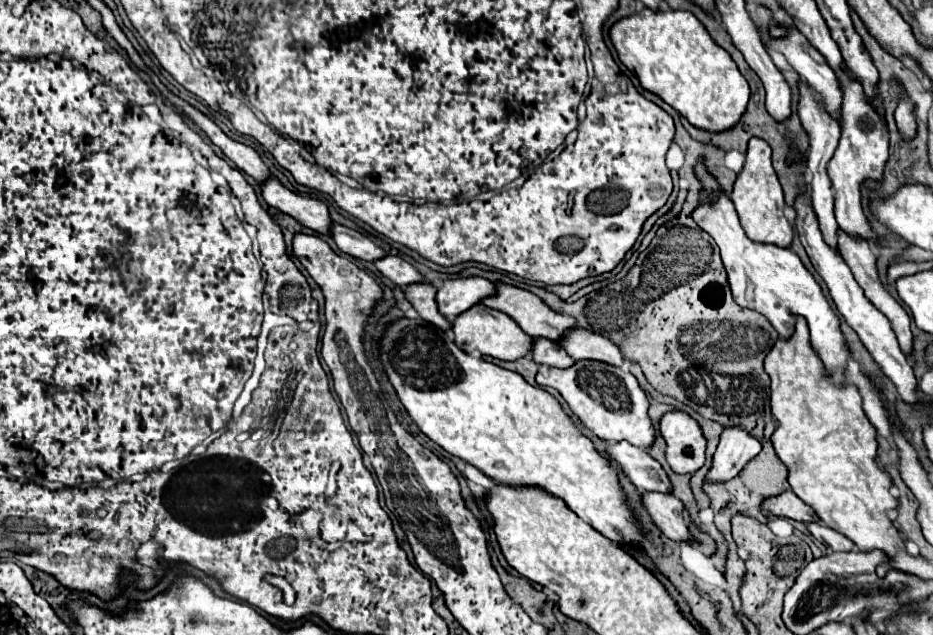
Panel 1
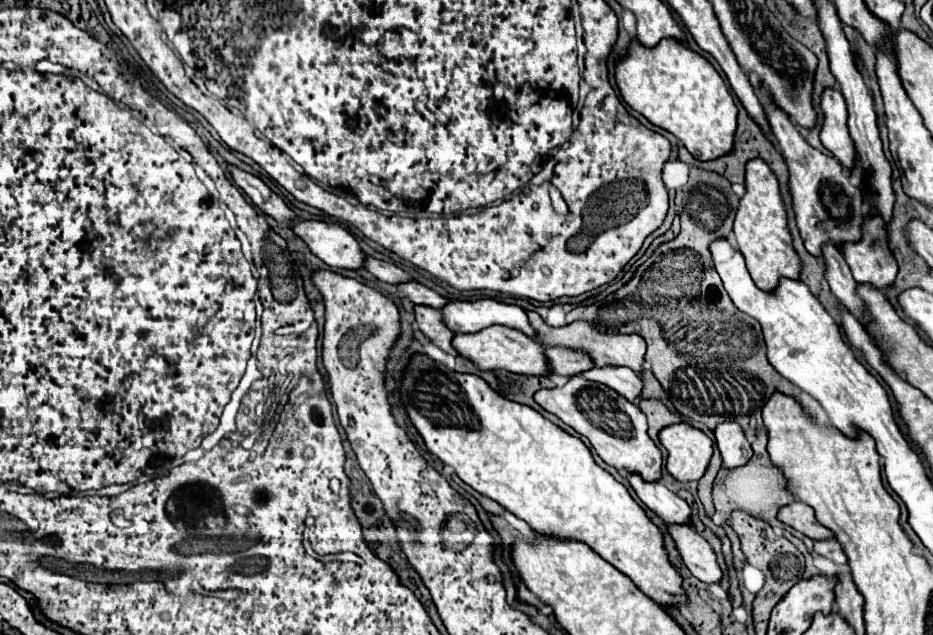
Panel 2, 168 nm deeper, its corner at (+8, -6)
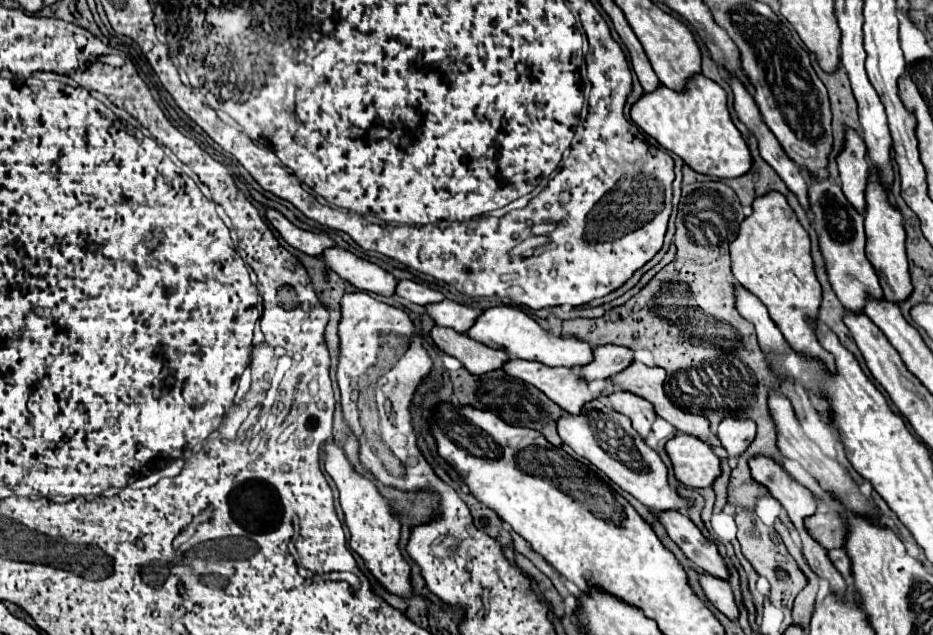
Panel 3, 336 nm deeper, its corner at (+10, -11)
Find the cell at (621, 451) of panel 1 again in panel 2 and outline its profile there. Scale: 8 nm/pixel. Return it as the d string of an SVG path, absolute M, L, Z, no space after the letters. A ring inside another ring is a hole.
M628 477L632 489L640 497L640 501L652 509L666 525L688 525L692 527L690 519L690 507L684 499L680 499L676 493L668 491L660 481L656 483L646 483L642 477Z

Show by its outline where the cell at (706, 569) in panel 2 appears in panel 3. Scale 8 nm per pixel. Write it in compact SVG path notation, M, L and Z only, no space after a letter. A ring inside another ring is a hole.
M698 570L698 580L700 580L700 586L706 594L706 598L722 612L726 614L728 618L736 618L738 616L738 608L734 604L734 598L732 598L732 590L730 590L730 584L728 582L722 582L722 578L710 578L710 574L706 574L704 570Z

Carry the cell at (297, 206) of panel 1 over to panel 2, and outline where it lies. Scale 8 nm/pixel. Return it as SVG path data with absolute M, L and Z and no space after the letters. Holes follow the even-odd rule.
M296 221L292 229L328 267L350 271L364 267L364 253L358 241L338 223L328 225L322 221Z

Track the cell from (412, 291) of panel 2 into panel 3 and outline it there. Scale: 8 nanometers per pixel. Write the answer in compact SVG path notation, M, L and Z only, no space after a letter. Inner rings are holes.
M442 300L442 302L436 302L434 306L424 306L424 310L438 326L448 326L458 332L466 332L480 314L480 310L468 308L452 300Z

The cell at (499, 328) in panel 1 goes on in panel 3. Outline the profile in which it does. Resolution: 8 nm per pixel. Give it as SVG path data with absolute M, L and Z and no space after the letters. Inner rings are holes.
M510 358L510 362L506 362L502 370L518 380L536 386L570 414L578 414L584 402L594 398L586 382L574 370L550 368L542 366L542 362L526 362L522 358Z

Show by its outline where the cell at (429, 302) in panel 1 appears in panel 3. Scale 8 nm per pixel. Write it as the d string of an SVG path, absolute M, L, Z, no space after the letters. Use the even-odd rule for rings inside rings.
M434 326L430 330L430 338L442 352L460 360L470 374L484 374L490 370L498 370L508 360L506 352L488 348L486 344L472 340L466 334L458 334L456 330L446 330L442 326Z

